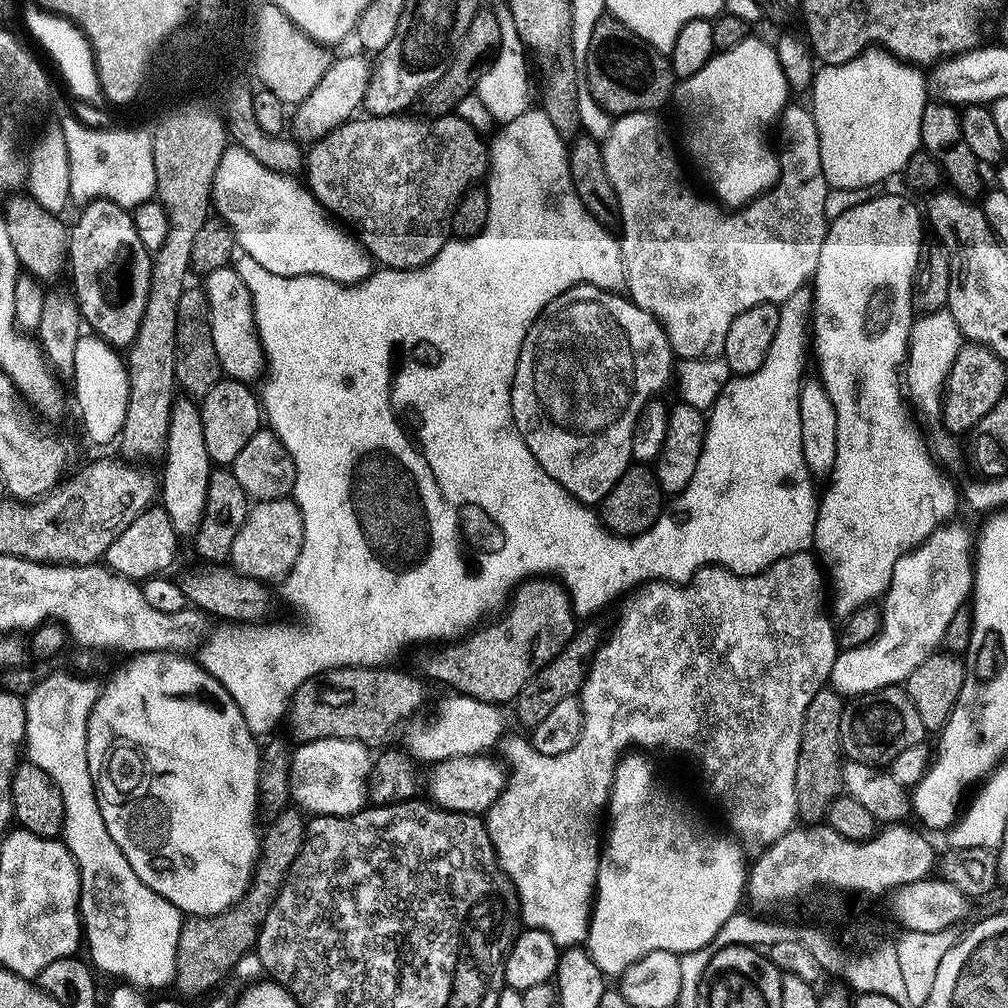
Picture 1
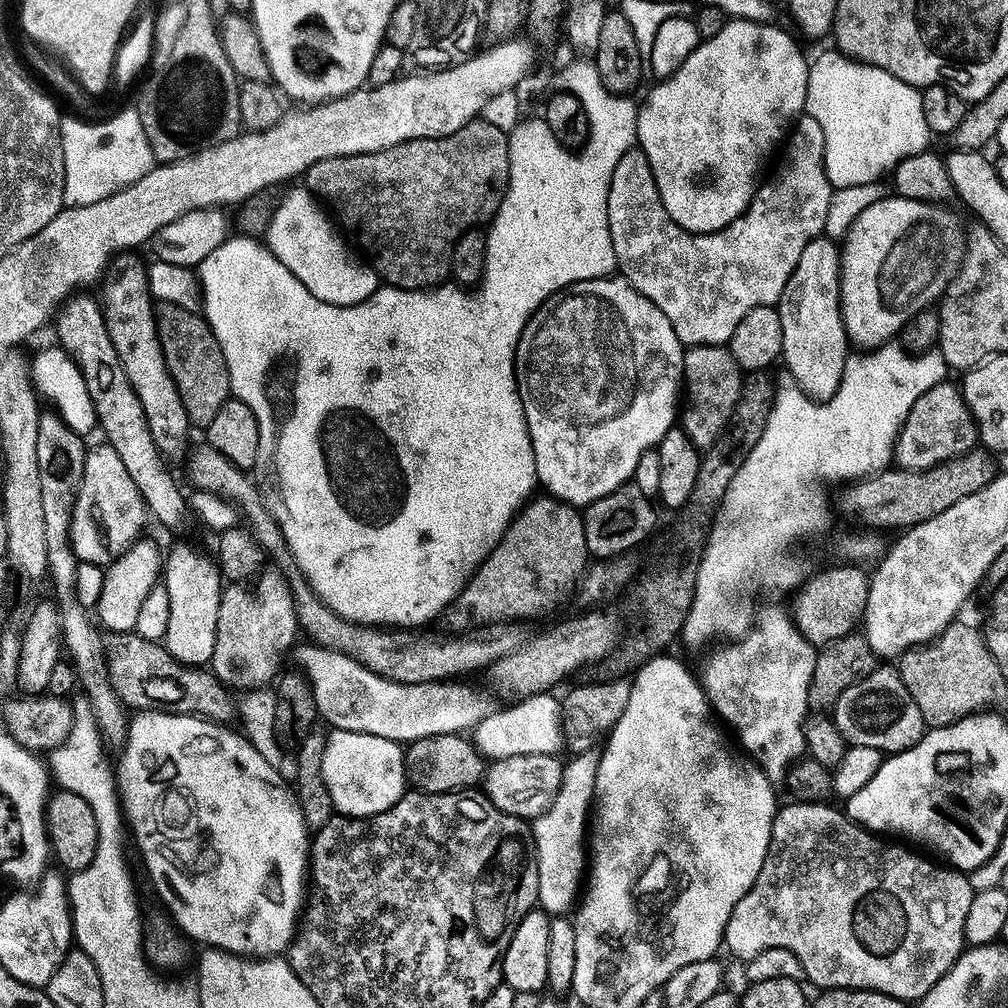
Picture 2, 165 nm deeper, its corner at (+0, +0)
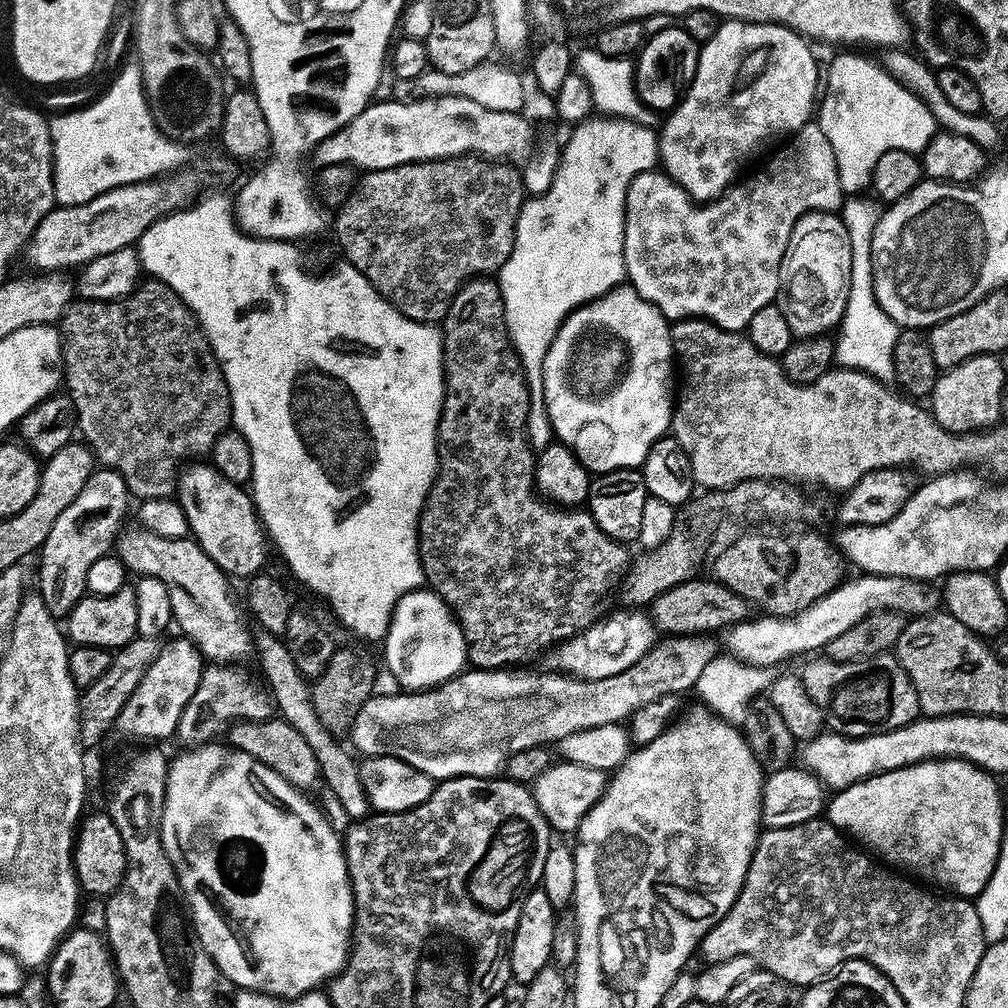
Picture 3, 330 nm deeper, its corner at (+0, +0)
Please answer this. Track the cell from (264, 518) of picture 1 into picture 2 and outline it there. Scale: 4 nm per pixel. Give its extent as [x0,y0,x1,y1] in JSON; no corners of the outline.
[210,571,298,690]

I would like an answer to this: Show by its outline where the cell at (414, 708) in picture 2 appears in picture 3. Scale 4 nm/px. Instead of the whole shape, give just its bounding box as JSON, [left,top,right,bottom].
[547,608,658,680]

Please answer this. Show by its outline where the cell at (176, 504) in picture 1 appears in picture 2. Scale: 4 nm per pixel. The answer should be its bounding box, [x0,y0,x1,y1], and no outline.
[162,544,222,666]

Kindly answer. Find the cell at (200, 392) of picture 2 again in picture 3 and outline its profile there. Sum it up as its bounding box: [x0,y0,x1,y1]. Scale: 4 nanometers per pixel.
[58,278,232,499]

